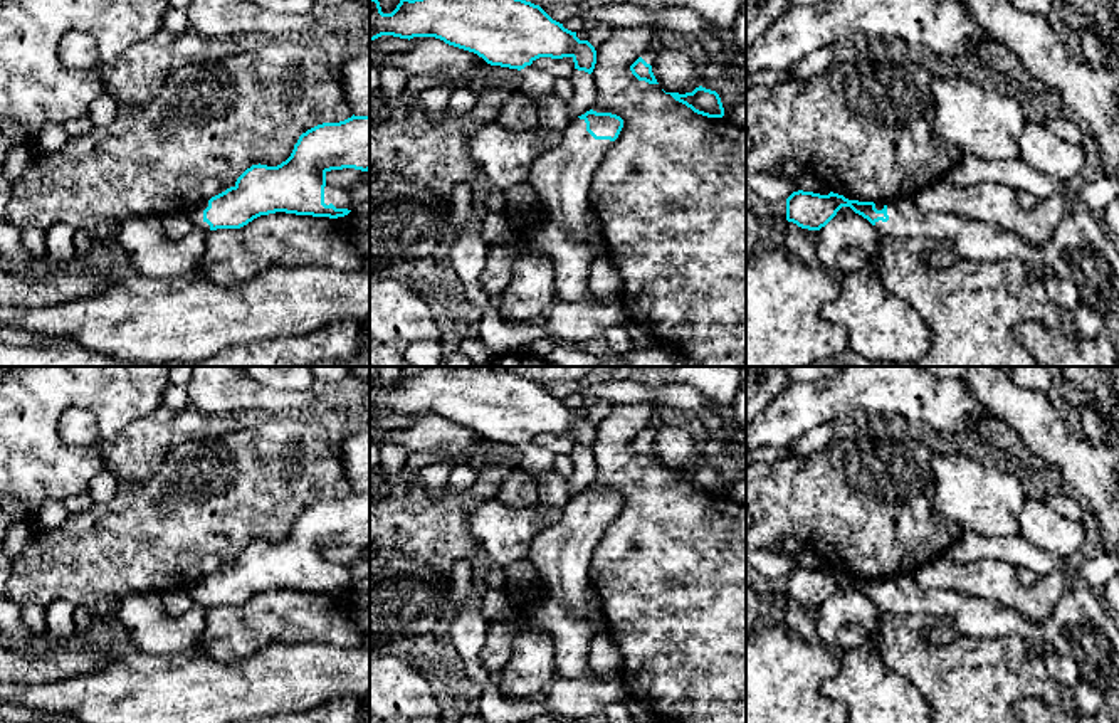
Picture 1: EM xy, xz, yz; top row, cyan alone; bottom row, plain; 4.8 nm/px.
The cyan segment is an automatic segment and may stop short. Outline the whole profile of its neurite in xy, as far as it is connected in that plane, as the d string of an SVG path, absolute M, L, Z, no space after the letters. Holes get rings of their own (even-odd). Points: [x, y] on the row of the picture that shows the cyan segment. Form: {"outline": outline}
{"outline": "M370 116L323 123L302 133L291 156L277 166L252 165L225 192L188 212L205 230L240 229L276 212L344 217L353 208L349 192L326 182L331 170L370 170Z"}

